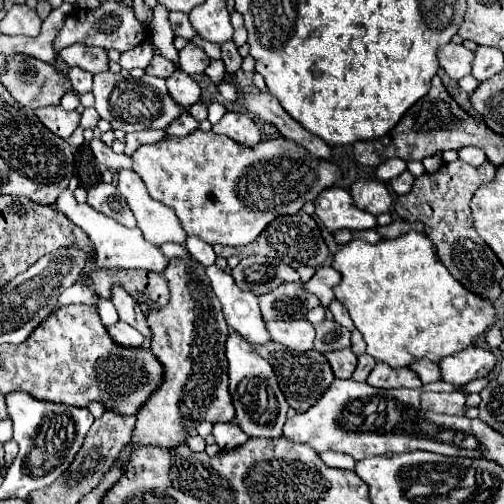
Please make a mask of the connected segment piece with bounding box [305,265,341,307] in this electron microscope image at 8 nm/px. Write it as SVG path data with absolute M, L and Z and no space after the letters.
M331 265L327 267L319 267L317 273L305 283L305 289L309 293L315 293L321 301L323 307L327 307L333 299L333 287L341 281L341 273L337 269L333 269Z

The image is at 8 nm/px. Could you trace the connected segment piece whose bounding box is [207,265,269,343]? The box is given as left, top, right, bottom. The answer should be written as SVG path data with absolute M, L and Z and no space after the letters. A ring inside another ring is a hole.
M217 265L207 267L207 275L211 279L211 287L221 301L227 325L241 333L251 343L265 343L269 341L269 335L263 327L261 311L257 305L257 297L253 293L241 291L233 277L219 269Z

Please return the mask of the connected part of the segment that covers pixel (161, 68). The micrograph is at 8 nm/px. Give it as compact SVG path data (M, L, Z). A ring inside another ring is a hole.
M155 55L155 57L153 57L153 61L151 61L151 65L145 69L145 73L167 79L167 77L173 73L173 69L175 69L175 67L173 67L173 63L171 63L171 61L165 61L161 55Z

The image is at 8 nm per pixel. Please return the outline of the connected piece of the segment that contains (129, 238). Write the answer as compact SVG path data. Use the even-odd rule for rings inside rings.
M65 191L59 195L57 209L61 209L65 216L77 227L81 227L93 247L95 247L95 269L101 267L109 267L109 269L147 269L147 271L157 271L161 273L167 267L167 259L161 255L161 251L157 249L157 245L151 245L149 241L143 239L143 233L135 227L135 229L125 229L123 225L115 223L113 219L95 211L87 203L80 204L76 201L73 191Z

